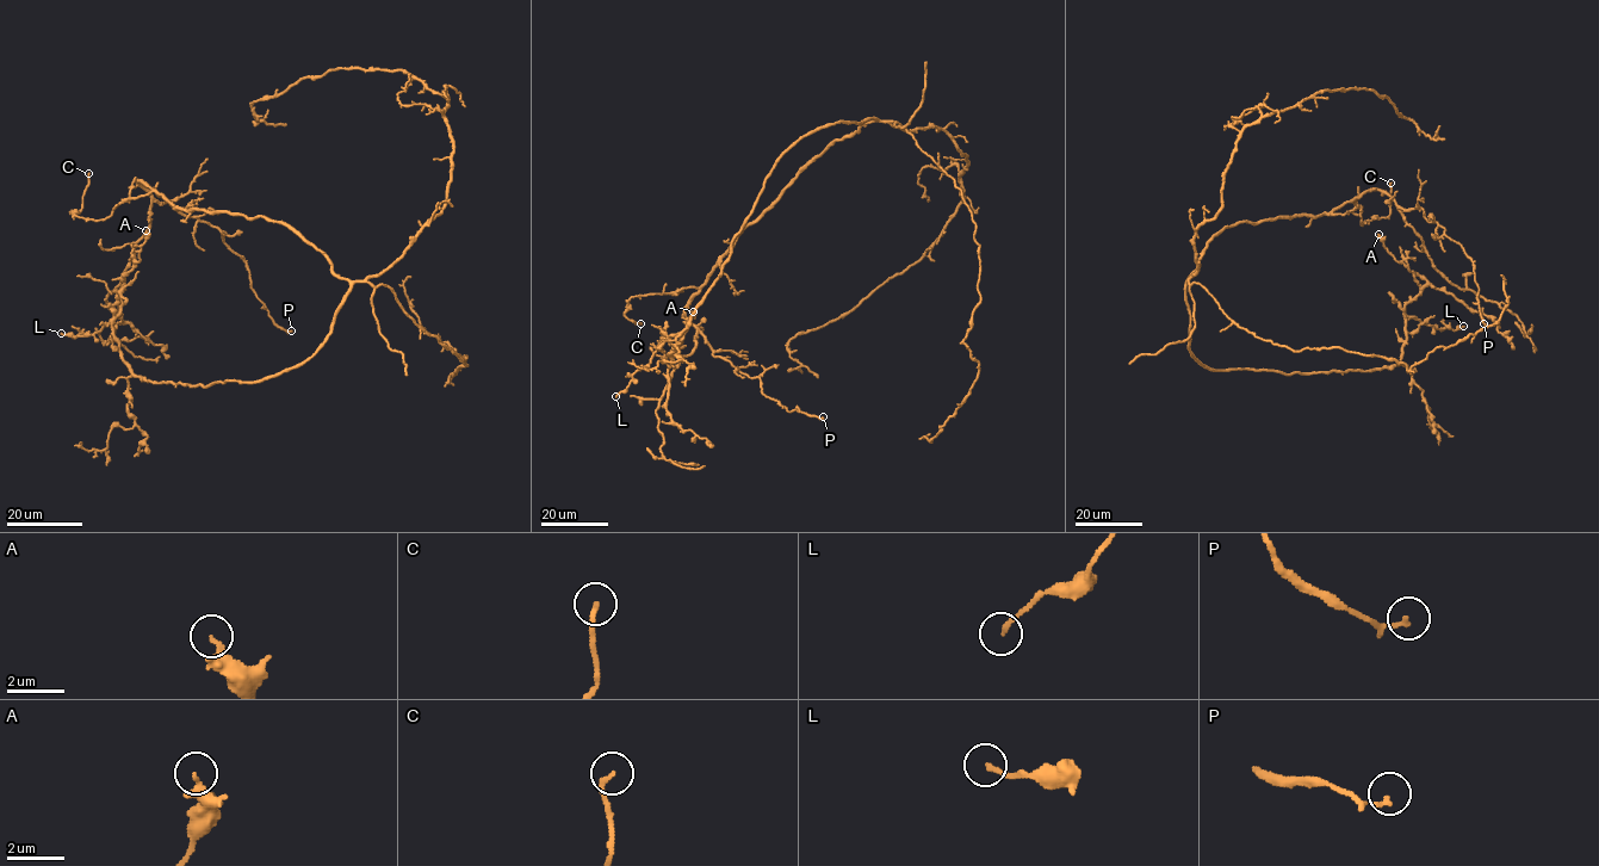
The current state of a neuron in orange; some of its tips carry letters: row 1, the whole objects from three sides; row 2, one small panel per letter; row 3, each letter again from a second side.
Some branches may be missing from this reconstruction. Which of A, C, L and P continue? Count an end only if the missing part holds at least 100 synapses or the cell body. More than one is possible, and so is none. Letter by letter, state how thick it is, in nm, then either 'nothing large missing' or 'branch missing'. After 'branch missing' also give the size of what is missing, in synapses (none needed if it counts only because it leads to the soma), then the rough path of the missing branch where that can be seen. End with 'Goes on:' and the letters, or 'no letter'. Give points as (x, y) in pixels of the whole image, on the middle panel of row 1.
A: 280 nm | nothing large missing
C: 190 nm | nothing large missing
L: 170 nm | nothing large missing
P: 100 nm | nothing large missing
Goes on: no letter

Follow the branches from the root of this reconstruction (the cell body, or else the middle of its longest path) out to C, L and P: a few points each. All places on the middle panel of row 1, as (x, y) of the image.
C: (875, 118), (835, 140), (817, 155), (743, 229), (699, 288), (632, 297), (624, 315), (640, 323)
L: (875, 118), (817, 129), (781, 155), (732, 240), (721, 274), (690, 323), (662, 338), (650, 362), (615, 396)
P: (875, 118), (817, 155), (743, 229), (685, 309), (713, 356), (758, 377), (762, 393), (788, 410), (823, 416)

